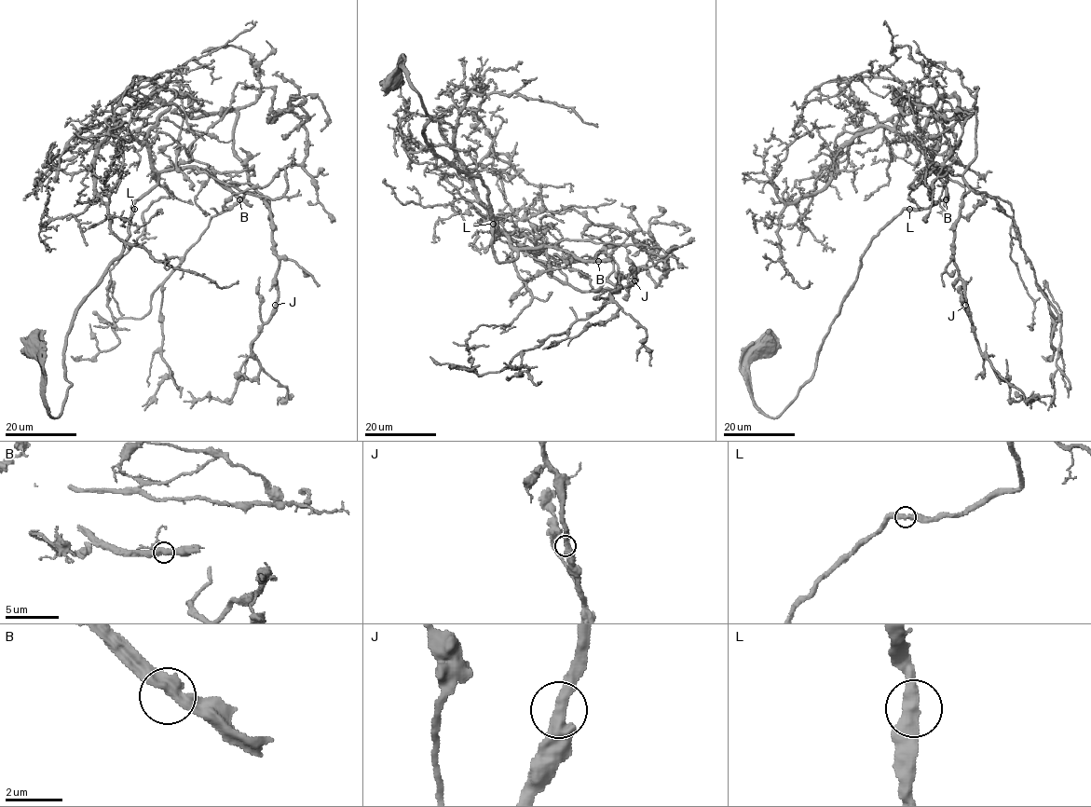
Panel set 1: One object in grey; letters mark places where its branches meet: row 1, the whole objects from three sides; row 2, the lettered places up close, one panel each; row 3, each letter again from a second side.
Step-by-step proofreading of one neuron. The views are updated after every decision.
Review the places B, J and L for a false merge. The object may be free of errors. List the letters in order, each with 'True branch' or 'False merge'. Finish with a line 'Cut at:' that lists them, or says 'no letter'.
B: True branch
J: True branch
L: True branch
Cut at: no letter

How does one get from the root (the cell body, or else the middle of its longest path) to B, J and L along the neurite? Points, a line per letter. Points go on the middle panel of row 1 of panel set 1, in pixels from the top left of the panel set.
B: (389, 79), (400, 63), (429, 118), (424, 132), (430, 148), (487, 188), (497, 262), (532, 247), (598, 261)
J: (389, 79), (400, 63), (430, 148), (487, 188), (497, 262), (525, 228), (552, 269), (606, 253), (634, 280)
L: (389, 79), (400, 63), (429, 118), (424, 125), (425, 140), (457, 170), (483, 181), (494, 224)

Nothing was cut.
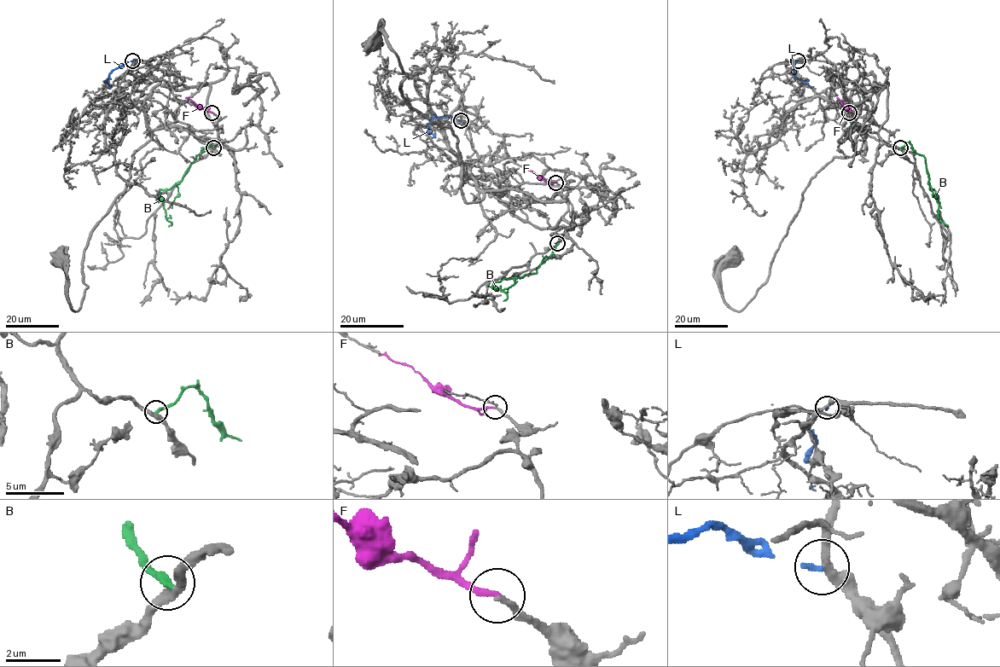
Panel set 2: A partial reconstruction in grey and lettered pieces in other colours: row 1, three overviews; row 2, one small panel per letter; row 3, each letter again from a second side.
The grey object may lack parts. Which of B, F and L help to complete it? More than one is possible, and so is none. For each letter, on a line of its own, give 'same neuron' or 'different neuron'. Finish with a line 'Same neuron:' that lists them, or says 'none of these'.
B: different neuron
F: same neuron
L: different neuron
Same neuron: F

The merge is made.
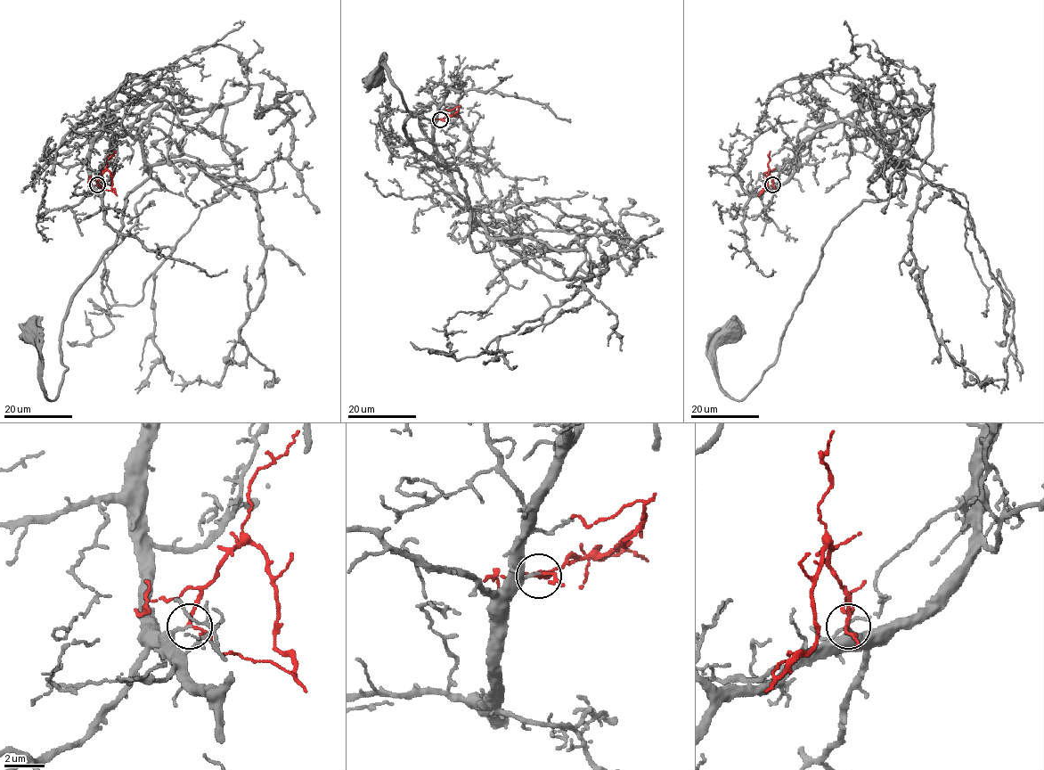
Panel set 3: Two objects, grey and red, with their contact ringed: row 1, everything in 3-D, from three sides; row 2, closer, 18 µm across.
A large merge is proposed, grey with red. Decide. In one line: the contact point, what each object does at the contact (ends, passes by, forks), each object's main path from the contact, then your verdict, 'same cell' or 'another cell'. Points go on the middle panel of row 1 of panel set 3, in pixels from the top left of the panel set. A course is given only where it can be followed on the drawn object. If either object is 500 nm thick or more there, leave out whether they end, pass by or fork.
place (440, 119); grey ends; red passes by; course grey (440, 119), (432, 144), (492, 249), (474, 250), (461, 175), (405, 136), (410, 113), (381, 61), (371, 77); course red (440, 119), (451, 117), (458, 107), (450, 110), (446, 109); same cell

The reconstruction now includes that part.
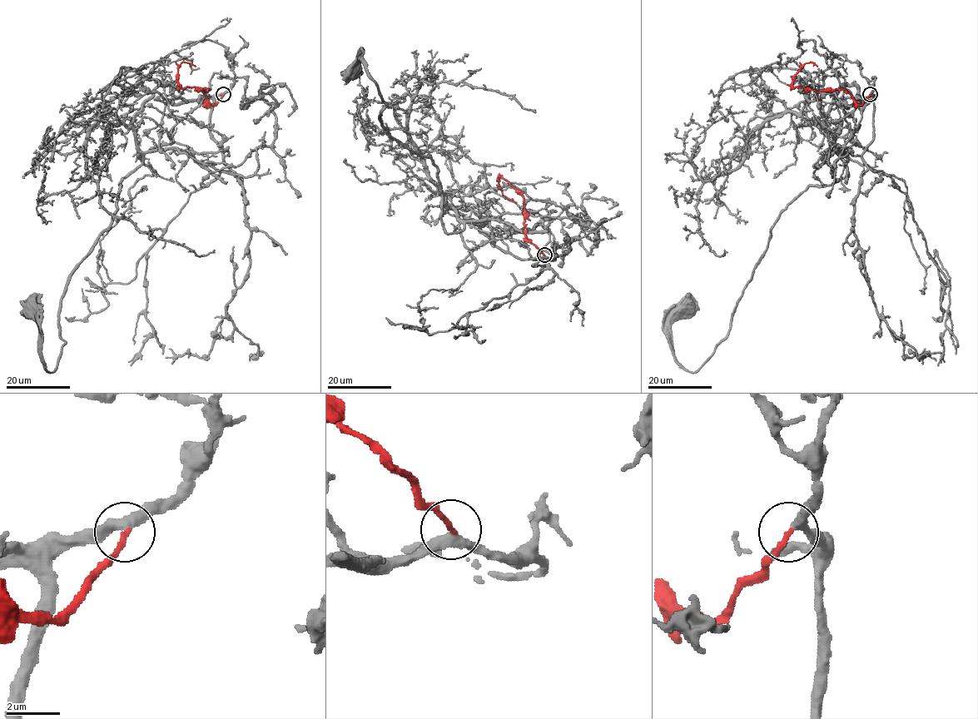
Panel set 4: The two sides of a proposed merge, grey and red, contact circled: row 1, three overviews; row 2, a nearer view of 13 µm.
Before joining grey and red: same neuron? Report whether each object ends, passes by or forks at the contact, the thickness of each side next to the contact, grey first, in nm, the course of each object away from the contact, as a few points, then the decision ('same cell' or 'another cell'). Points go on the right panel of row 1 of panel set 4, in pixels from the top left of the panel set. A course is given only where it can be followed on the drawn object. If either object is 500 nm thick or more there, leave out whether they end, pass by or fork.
grey passes by | red ends | 380/200 nm | grey via (870, 94), (841, 86), (822, 130), (847, 177), (778, 216), (694, 371), (672, 349), (685, 306) | red via (870, 94), (859, 105), (844, 89), (818, 91), (792, 86), (793, 76), (801, 67), (810, 61), (817, 66) | same cell

